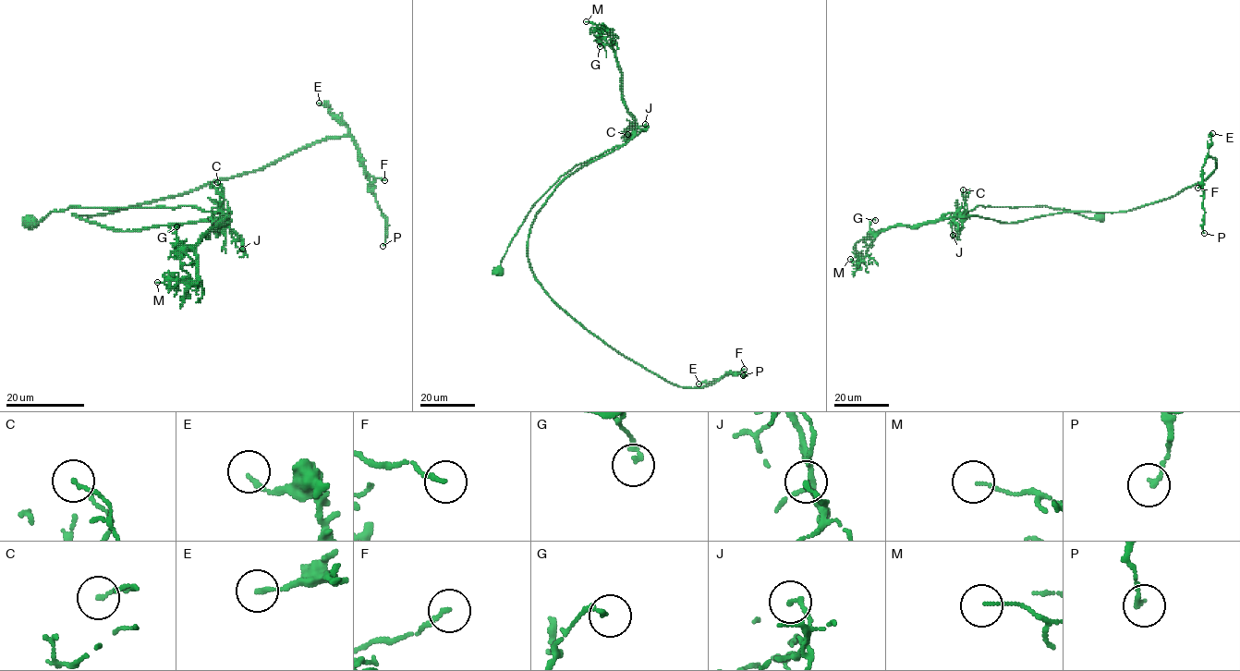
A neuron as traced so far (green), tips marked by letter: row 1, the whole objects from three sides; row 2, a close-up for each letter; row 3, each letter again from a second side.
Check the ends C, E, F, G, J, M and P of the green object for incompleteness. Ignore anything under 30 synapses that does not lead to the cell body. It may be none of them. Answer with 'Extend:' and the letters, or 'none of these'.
Extend: none of these

